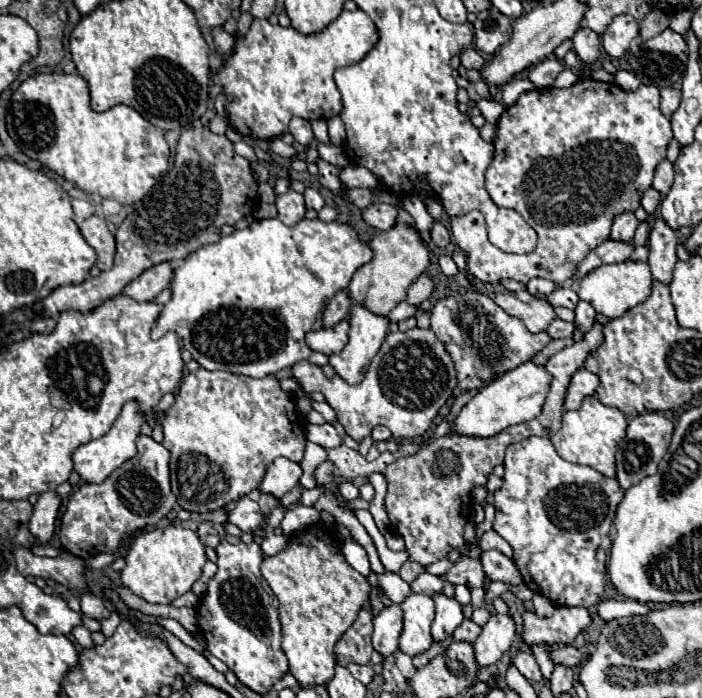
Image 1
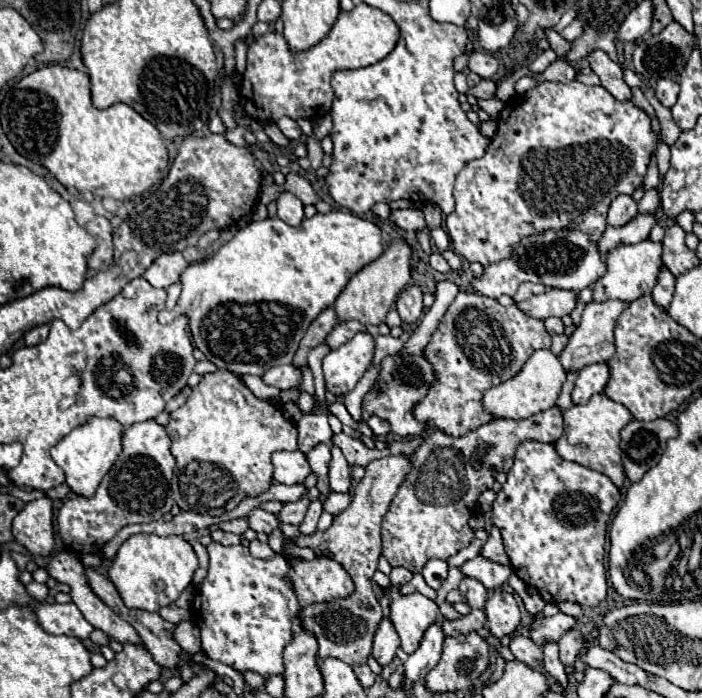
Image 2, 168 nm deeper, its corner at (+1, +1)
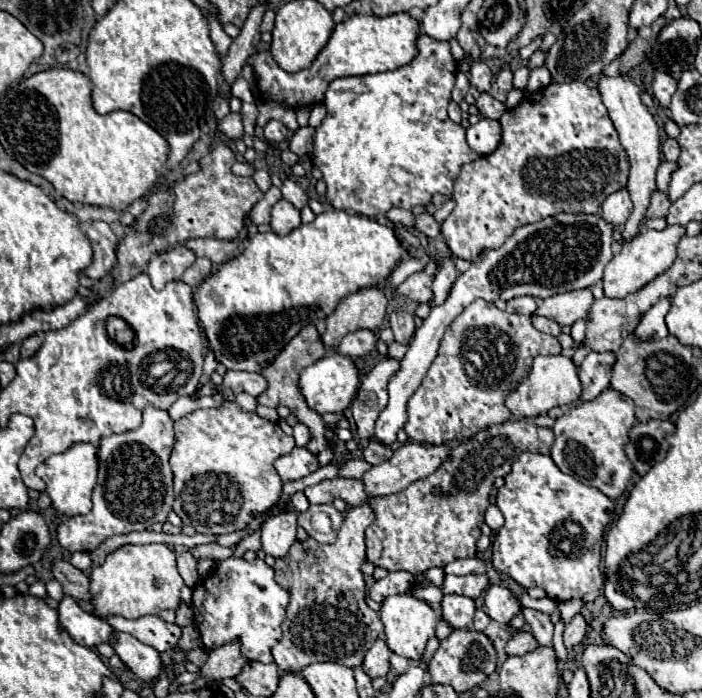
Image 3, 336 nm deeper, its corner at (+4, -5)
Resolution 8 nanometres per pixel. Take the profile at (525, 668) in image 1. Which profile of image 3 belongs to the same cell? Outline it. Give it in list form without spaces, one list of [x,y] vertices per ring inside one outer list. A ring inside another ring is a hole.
[[[516,631],[506,643],[506,653],[508,655],[522,657],[522,655],[526,655],[530,651],[536,651],[536,649],[538,649],[538,643],[532,637],[532,633],[528,633],[528,631]]]

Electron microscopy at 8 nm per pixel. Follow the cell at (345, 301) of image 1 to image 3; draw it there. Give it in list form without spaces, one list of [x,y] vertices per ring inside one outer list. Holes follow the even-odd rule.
[[[310,323],[308,327],[304,327],[304,331],[300,331],[300,335],[296,335],[296,339],[292,339],[292,343],[288,343],[288,347],[284,347],[284,351],[280,351],[280,355],[276,357],[276,363],[272,363],[272,367],[264,367],[262,375],[268,379],[268,391],[264,391],[264,395],[258,395],[258,403],[260,405],[266,405],[266,407],[278,407],[278,405],[286,405],[296,417],[300,423],[308,425],[310,431],[312,431],[312,443],[308,443],[308,451],[312,451],[314,455],[318,455],[320,451],[326,451],[326,441],[324,441],[324,425],[322,425],[322,417],[312,411],[308,405],[306,405],[306,399],[300,391],[300,385],[298,385],[298,379],[300,379],[300,373],[304,367],[316,363],[318,359],[322,359],[326,353],[322,341],[320,341],[320,335],[316,331],[316,325]]]

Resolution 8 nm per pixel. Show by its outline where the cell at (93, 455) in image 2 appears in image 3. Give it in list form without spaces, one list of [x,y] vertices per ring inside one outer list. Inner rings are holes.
[[[74,443],[68,451],[50,455],[44,463],[38,465],[36,473],[46,481],[46,493],[60,513],[86,515],[92,509],[90,495],[98,477],[98,447],[92,443]]]

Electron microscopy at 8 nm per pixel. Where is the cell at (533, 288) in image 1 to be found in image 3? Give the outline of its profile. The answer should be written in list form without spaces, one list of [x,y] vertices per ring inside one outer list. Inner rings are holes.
[[[516,297],[508,301],[506,311],[510,313],[522,313],[522,315],[534,315],[536,311],[536,299],[534,297]]]

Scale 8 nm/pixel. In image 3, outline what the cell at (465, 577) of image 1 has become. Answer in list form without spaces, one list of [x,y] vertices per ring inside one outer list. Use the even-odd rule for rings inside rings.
[[[444,595],[442,603],[442,617],[454,627],[454,629],[470,629],[476,603],[474,599],[468,599],[464,595]]]

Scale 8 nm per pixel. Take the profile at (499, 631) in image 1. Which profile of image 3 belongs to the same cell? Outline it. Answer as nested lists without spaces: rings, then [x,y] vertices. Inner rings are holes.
[[[500,585],[488,587],[486,597],[484,597],[484,605],[486,605],[488,617],[492,617],[494,621],[498,621],[502,625],[508,625],[510,619],[516,617],[520,611],[518,599],[506,587],[500,587]]]

